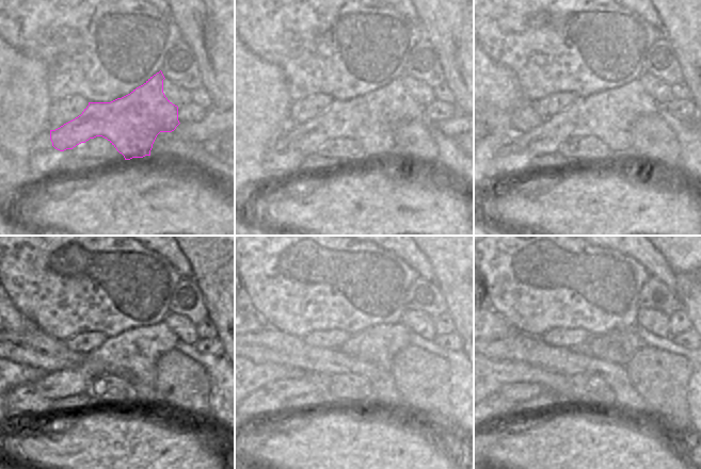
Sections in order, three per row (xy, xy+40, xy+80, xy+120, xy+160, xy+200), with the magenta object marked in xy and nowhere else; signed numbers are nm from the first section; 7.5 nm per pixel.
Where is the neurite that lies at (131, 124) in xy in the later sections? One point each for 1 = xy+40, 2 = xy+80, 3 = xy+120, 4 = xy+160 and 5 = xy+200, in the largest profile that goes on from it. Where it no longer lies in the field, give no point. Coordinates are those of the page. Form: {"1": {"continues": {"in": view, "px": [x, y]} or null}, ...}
{"1": {"continues": {"in": "xy+40", "px": [370, 119]}}, "2": {"continues": {"in": "xy+80", "px": [609, 115]}}, "3": {"continues": {"in": "xy+120", "px": [131, 355]}}, "4": {"continues": {"in": "xy+160", "px": [379, 344]}}, "5": {"continues": {"in": "xy+200", "px": [514, 392]}}}

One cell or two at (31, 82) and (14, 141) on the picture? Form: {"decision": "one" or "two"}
{"decision": "one"}

